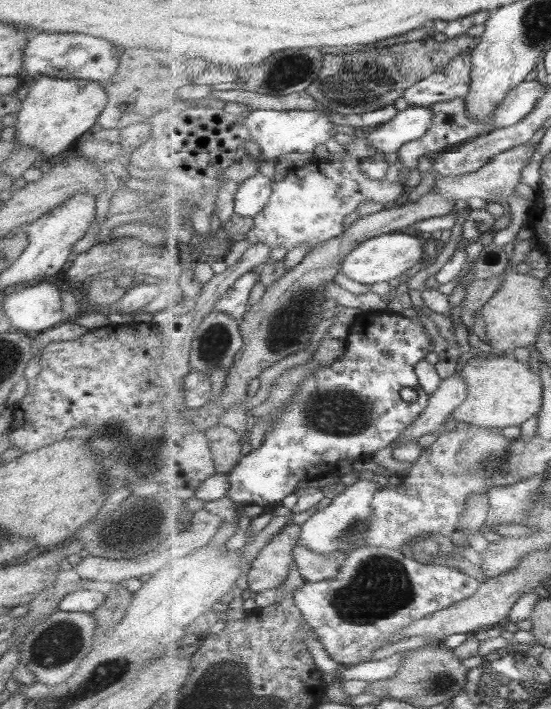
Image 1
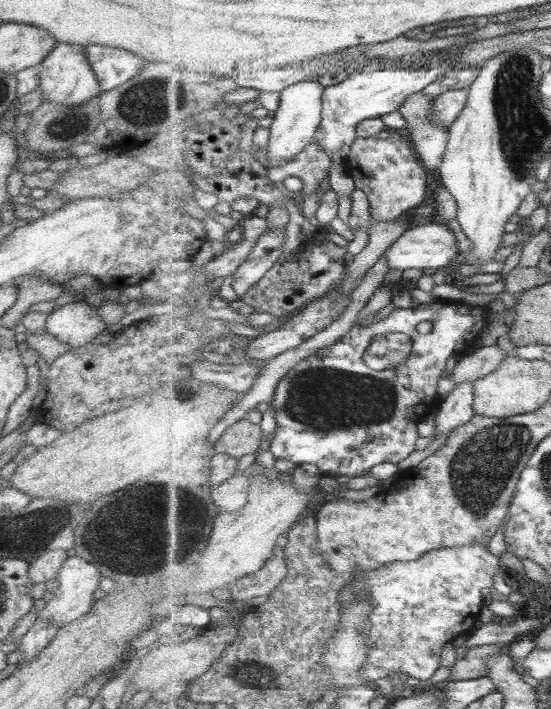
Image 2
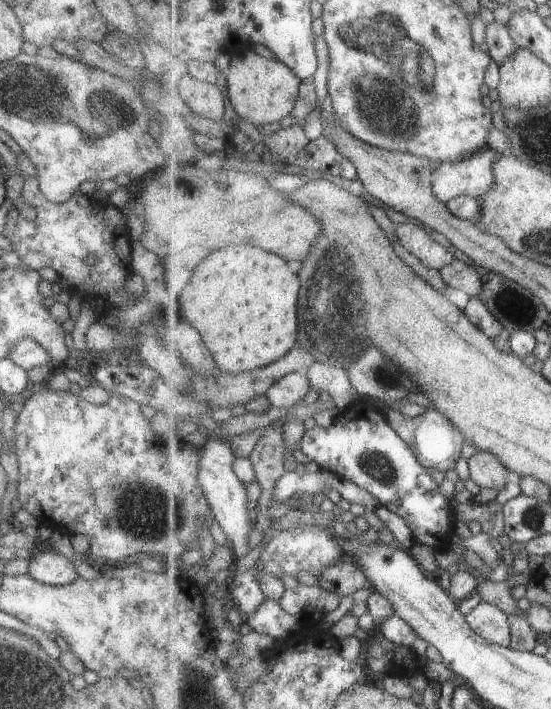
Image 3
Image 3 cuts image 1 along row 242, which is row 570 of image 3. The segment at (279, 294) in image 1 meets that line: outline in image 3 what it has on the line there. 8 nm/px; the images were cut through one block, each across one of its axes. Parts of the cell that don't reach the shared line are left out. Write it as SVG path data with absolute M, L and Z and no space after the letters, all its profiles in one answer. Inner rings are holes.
M347 557L333 563L332 567L323 571L317 580L325 590L338 594L340 597L353 594L363 587L371 590L372 586L361 565Z

